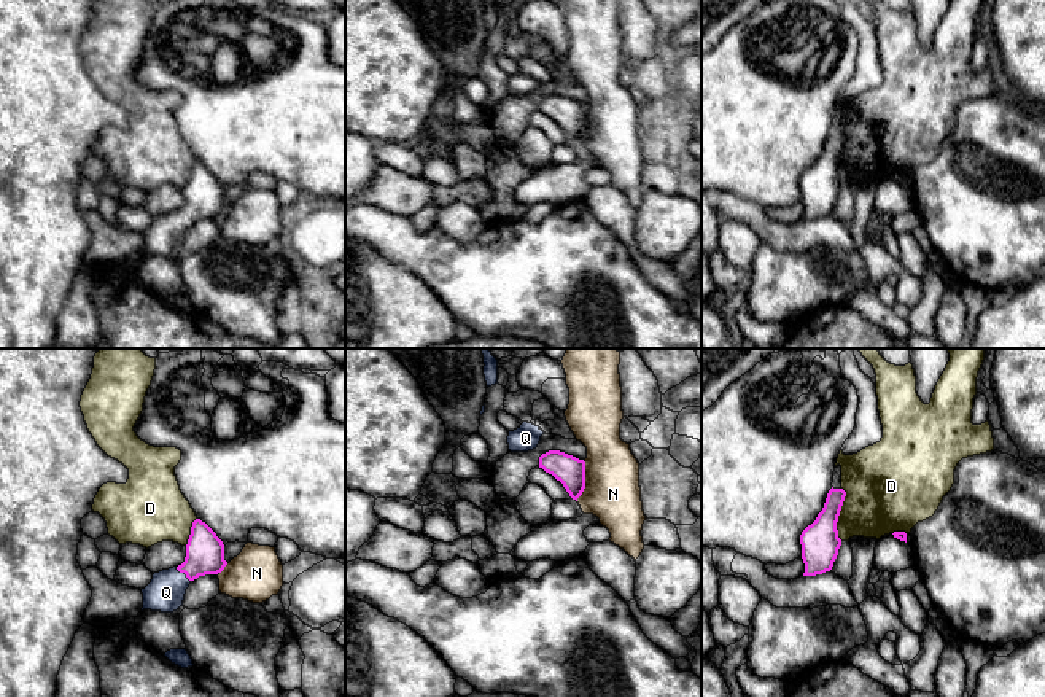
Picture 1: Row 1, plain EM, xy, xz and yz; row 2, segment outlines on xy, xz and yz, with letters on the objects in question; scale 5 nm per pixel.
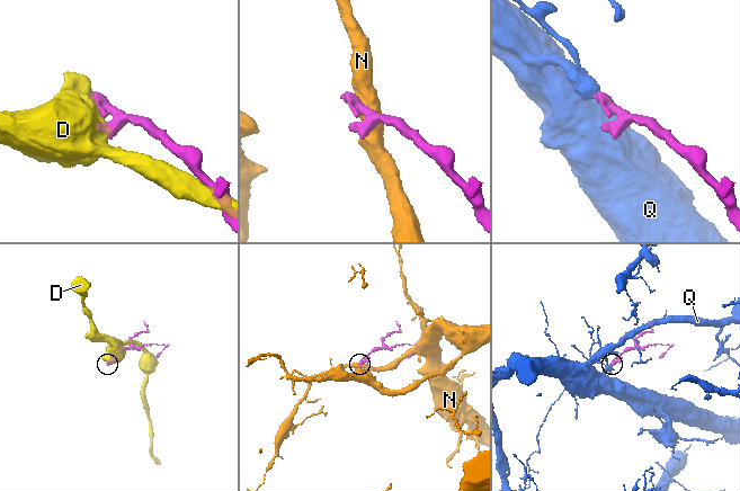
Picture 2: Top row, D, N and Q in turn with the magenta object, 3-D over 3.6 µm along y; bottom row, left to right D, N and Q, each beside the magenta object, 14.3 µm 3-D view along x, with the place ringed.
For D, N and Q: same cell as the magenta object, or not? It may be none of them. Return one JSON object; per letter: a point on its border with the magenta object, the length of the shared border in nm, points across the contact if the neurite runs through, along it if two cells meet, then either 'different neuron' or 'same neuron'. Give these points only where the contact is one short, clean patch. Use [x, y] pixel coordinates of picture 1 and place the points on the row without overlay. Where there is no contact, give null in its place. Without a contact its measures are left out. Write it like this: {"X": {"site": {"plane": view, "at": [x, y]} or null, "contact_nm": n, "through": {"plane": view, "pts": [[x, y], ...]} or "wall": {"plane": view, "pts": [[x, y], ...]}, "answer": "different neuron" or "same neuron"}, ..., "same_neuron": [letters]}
{"D": {"site": {"plane": "yz", "at": [839, 158]}, "contact_nm": 280, "answer": "different neuron"}, "N": {"site": {"plane": "xz", "at": [584, 124]}, "contact_nm": 200, "wall": {"plane": "xz", "pts": [[586, 105], [586, 131], [576, 144]]}, "answer": "different neuron"}, "Q": {"site": {"plane": "xy", "at": [183, 215]}, "contact_nm": 110, "through": {"plane": "xy", "pts": [[204, 194], [183, 215], [166, 236]]}, "answer": "same neuron"}, "same_neuron": ["Q"]}

